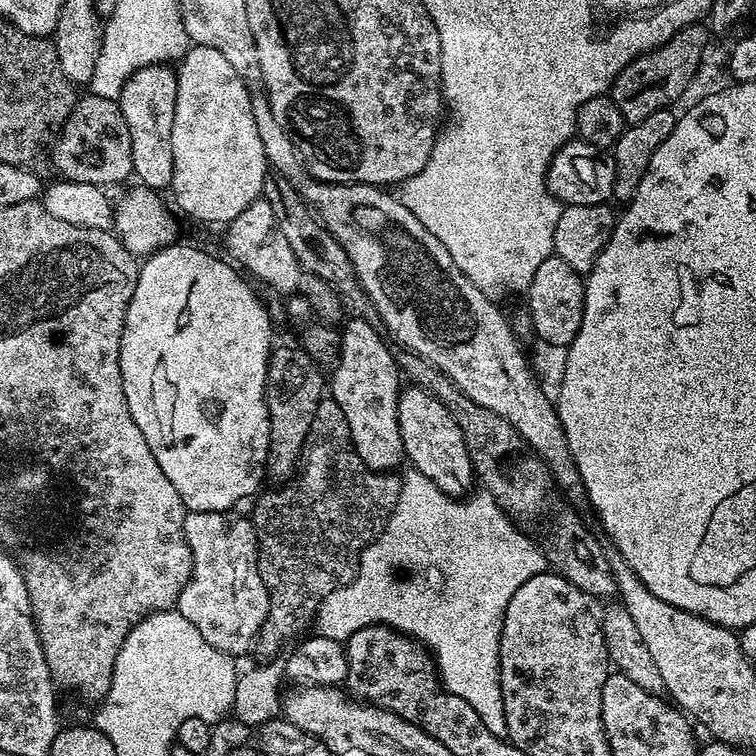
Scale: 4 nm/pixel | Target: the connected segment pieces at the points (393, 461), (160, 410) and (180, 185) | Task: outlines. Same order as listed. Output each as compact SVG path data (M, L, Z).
M359 318L349 321L342 328L338 359L330 372L330 399L338 402L342 414L346 414L358 458L375 472L390 472L399 469L400 460L402 464L405 459L398 426L402 373L393 349L388 349L389 341L383 335L379 336L381 333L377 328Z
M183 242L169 244L159 252L152 253L139 265L140 277L136 280L134 298L128 307L124 333L120 336L122 390L126 394L130 414L134 418L134 422L138 422L138 430L142 430L142 438L146 438L146 446L152 448L158 466L162 466L162 474L166 474L166 478L170 478L174 490L178 490L178 498L182 498L185 509L190 512L228 512L235 509L232 507L239 500L244 500L247 496L252 495L255 497L261 491L260 479L265 479L266 476L268 411L264 397L264 383L266 382L268 357L274 347L272 320L268 317L263 302L252 293L251 286L247 284L249 281L227 259L224 260L219 260L218 257L211 256L210 253L203 252L200 248L191 248L190 245L183 244Z
M198 44L189 47L179 61L175 74L178 98L174 106L174 174L170 193L176 199L175 207L180 207L190 219L227 226L234 218L238 218L238 214L242 214L242 210L246 210L246 206L261 199L264 177L270 172L262 138L258 138L258 122L254 122L253 93L244 79L234 71L234 66L230 66L230 61L217 48L210 46Z

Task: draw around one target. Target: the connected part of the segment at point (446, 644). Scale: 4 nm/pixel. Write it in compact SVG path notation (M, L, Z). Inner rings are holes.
M409 467L407 471L408 473L403 473L400 479L398 502L390 514L387 526L382 530L379 538L369 548L365 548L364 553L360 555L360 567L356 571L355 579L350 584L344 585L343 588L334 590L322 601L320 609L314 615L315 631L326 638L346 642L355 632L366 626L384 624L387 628L395 628L396 631L404 633L405 636L412 637L413 640L423 644L432 653L433 661L438 669L438 679L444 691L470 702L470 706L474 706L478 718L482 718L482 722L486 726L486 730L490 730L490 734L501 738L507 737L504 699L500 689L502 622L506 614L506 606L510 602L510 598L514 598L514 590L518 590L518 586L522 586L522 582L530 582L530 578L545 572L549 567L548 558L544 555L541 545L527 531L521 530L513 524L512 518L503 512L498 501L488 492L476 490L477 492L473 491L463 498L453 498L447 496L442 490L438 490L438 486L434 486L434 482L430 482L430 478L426 478L426 474L422 474L416 468Z

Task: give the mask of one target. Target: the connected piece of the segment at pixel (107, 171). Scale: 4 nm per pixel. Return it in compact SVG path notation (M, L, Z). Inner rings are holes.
M91 94L81 95L72 108L72 113L60 127L50 148L50 164L57 168L59 175L65 180L86 182L87 184L120 184L127 176L133 175L132 151L130 150L130 130L126 130L126 118L122 118L122 110L116 100L102 98Z

